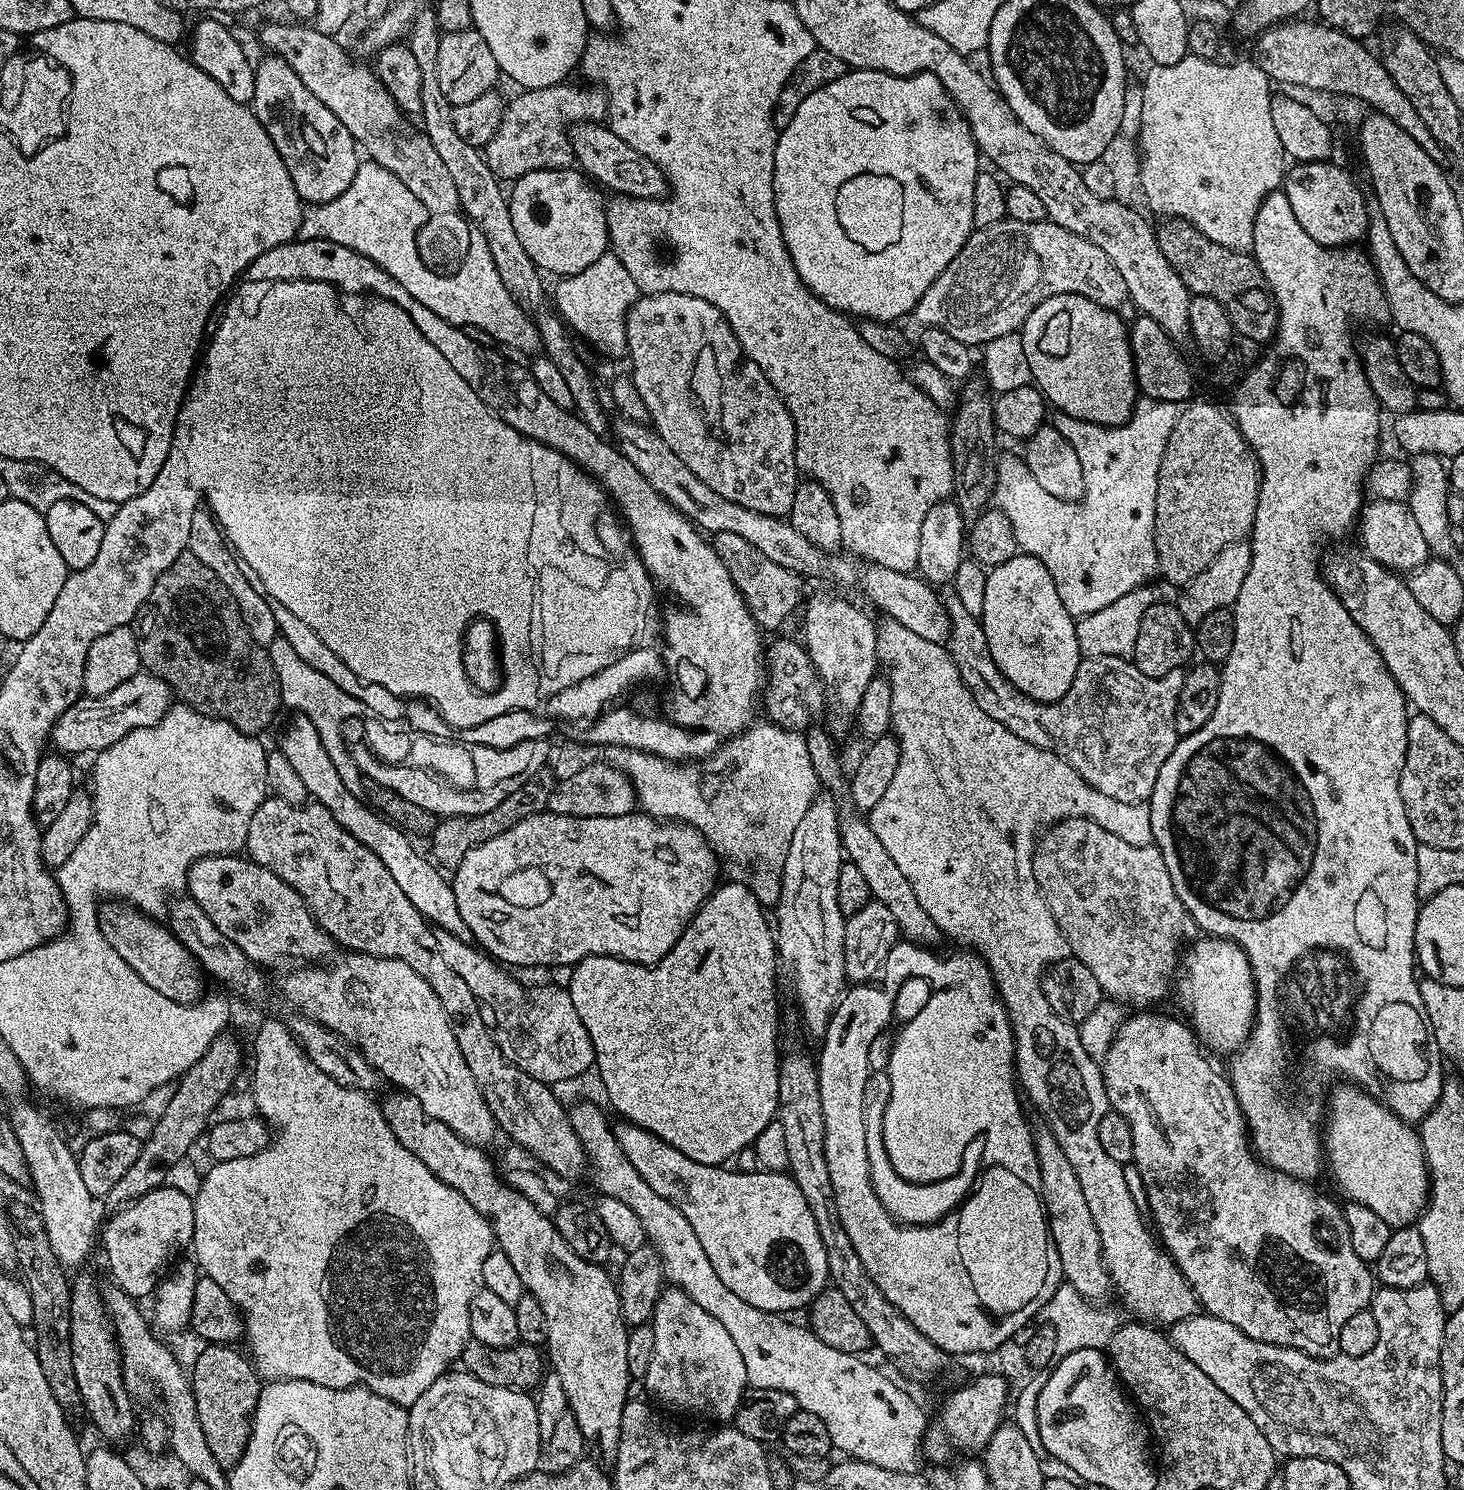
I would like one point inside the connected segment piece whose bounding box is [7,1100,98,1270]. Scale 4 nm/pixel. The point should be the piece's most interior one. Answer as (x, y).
(68, 1210)

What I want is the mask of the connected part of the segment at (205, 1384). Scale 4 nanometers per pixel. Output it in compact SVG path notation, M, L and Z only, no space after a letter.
M209 1343L202 1347L196 1356L192 1368L190 1364L190 1379L192 1393L196 1399L198 1422L202 1422L202 1434L206 1434L206 1443L210 1446L210 1454L225 1470L231 1470L240 1461L248 1445L252 1433L252 1416L256 1412L256 1403L260 1397L262 1387L261 1377L254 1367L253 1361L247 1355L235 1352L231 1343Z

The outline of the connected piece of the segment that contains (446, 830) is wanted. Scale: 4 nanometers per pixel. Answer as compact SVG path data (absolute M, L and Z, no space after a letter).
M533 767L524 784L518 786L518 790L514 790L514 794L510 794L510 798L498 802L498 806L494 806L494 810L489 810L486 814L443 817L430 837L431 859L441 869L455 870L462 862L462 858L466 858L466 854L470 850L474 850L474 846L478 846L482 842L490 842L490 838L498 838L498 834L506 834L506 830L510 830L510 826L514 826L518 822L522 822L522 818L530 818L534 814L545 811L557 778L551 767L538 767Z

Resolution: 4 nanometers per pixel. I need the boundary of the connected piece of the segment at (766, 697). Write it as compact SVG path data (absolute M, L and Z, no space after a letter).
M799 639L776 640L767 645L764 653L766 679L762 689L762 708L768 711L767 719L780 728L805 730L819 721L826 712L824 683L810 658L808 649Z

